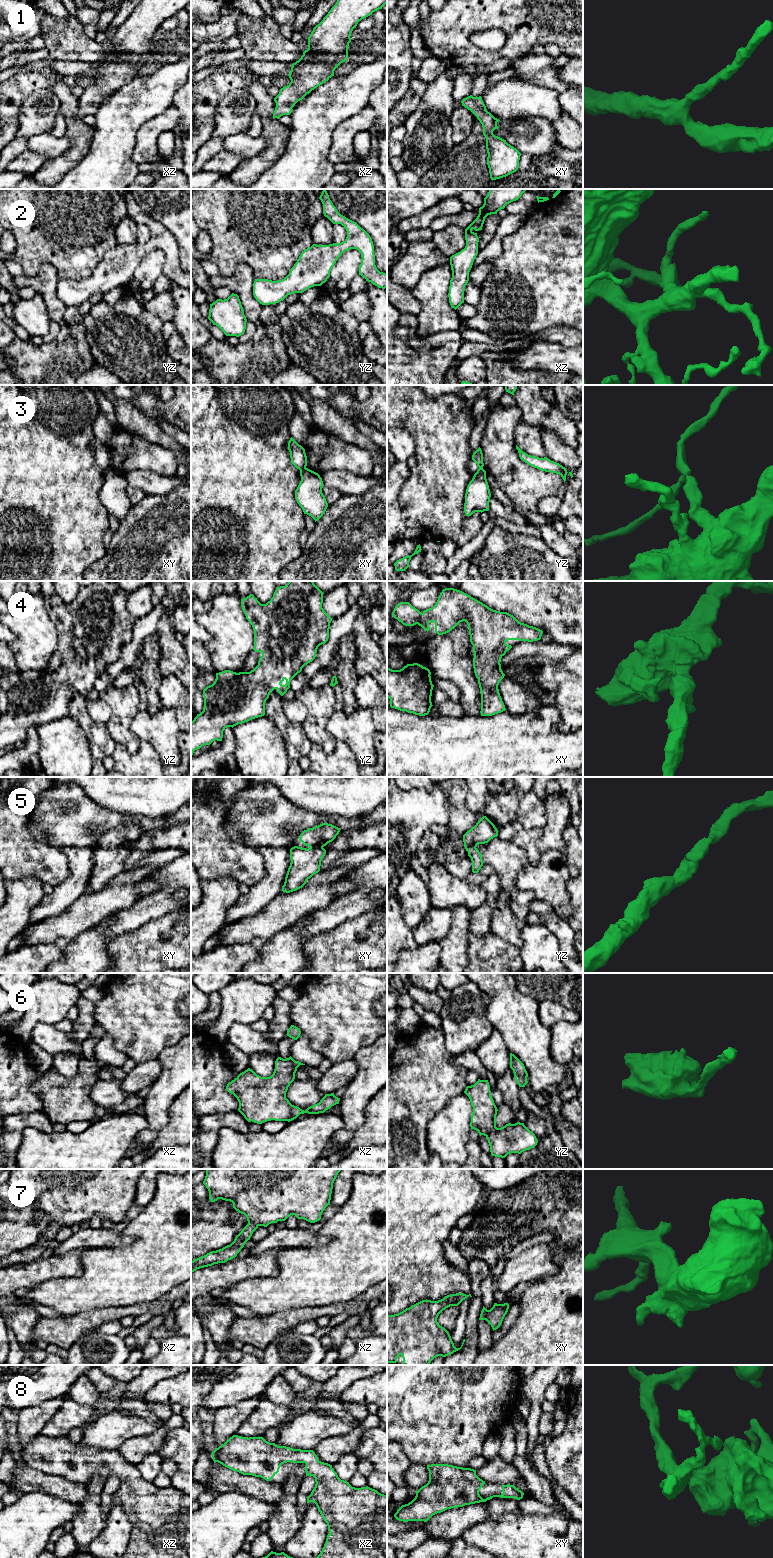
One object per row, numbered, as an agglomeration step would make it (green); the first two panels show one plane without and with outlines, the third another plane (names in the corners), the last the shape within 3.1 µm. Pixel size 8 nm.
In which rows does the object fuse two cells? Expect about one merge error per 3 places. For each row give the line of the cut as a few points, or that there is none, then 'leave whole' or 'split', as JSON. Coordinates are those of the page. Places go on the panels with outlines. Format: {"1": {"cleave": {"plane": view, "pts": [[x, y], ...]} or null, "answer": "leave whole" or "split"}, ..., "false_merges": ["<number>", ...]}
{"1": {"cleave": null, "answer": "leave whole"}, "2": {"cleave": null, "answer": "leave whole"}, "3": {"cleave": {"plane": "xy", "pts": [[305, 467], [300, 470]]}, "answer": "split"}, "4": {"cleave": null, "answer": "leave whole"}, "5": {"cleave": null, "answer": "leave whole"}, "6": {"cleave": null, "answer": "leave whole"}, "7": {"cleave": null, "answer": "leave whole"}, "8": {"cleave": null, "answer": "leave whole"}, "false_merges": ["3"]}

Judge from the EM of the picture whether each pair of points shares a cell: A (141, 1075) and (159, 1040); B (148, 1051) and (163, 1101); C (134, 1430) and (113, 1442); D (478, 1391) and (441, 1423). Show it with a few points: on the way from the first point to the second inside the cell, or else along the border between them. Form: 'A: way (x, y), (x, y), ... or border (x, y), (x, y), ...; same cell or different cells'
A: border (156, 1058), (137, 1064); different cells
B: border (175, 1044), (165, 1047), (156, 1058); different cells
C: way (129, 1430), (124, 1430), (117, 1437); same cell
D: way (469, 1395), (450, 1414); same cell

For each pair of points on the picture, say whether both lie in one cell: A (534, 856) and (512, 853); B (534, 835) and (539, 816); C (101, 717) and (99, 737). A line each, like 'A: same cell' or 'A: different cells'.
A: different cells
B: different cells
C: different cells

